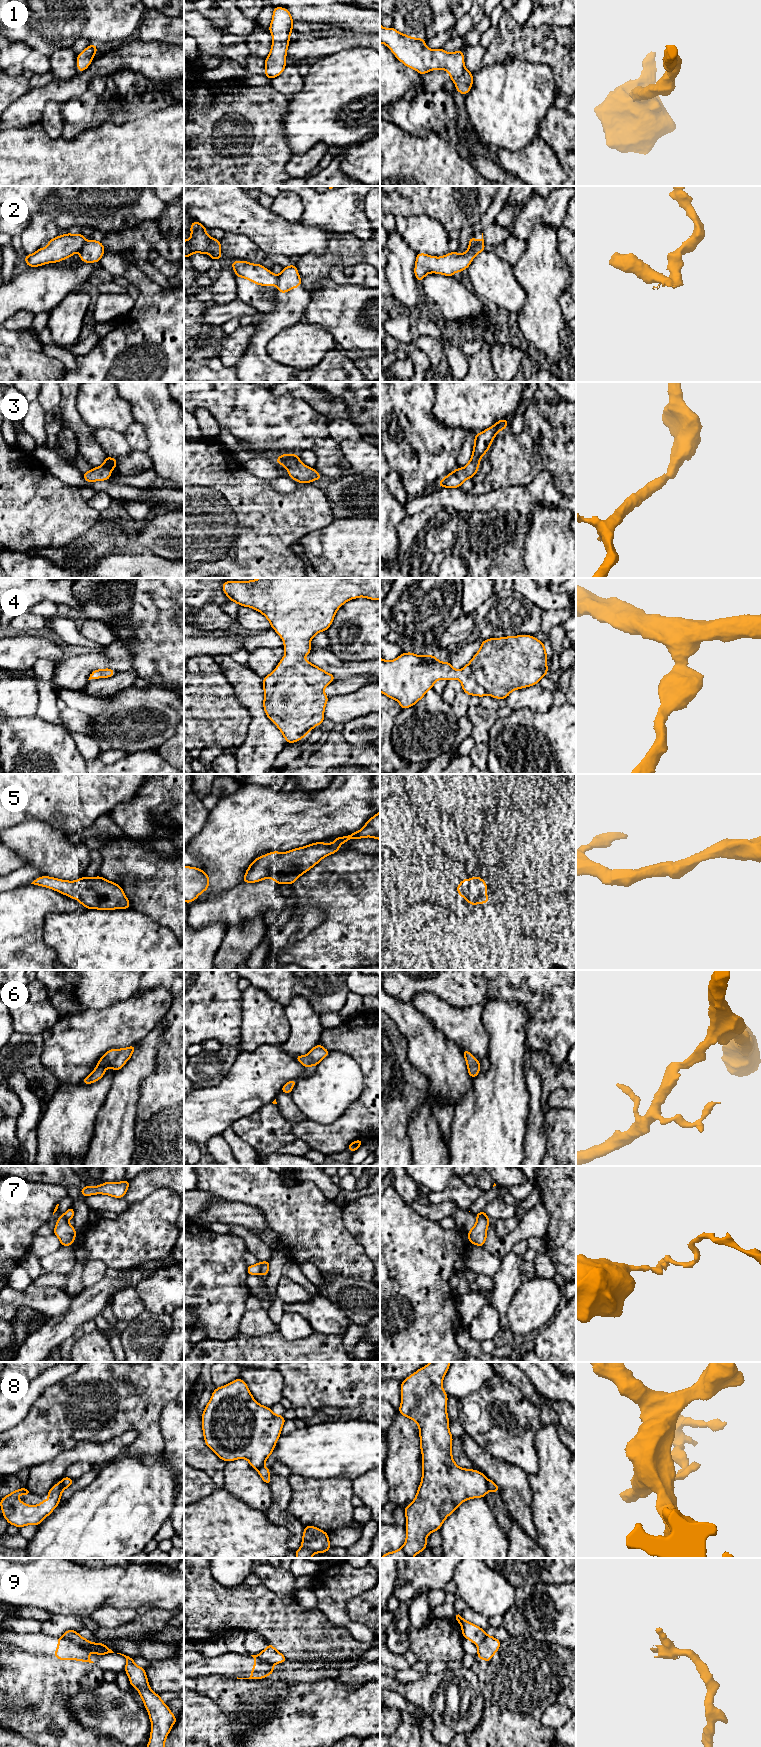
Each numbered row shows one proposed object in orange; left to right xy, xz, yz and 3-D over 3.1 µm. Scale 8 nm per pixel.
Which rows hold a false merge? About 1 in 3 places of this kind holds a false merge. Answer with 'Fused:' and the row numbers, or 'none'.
Fused: 2, 7, 8, 9

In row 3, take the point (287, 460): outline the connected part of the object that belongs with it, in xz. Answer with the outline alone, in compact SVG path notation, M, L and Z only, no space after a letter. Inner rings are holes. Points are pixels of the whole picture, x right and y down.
M285 453L278 456L275 462L284 466L288 475L298 483L307 484L323 478L315 468L305 466L296 454Z

